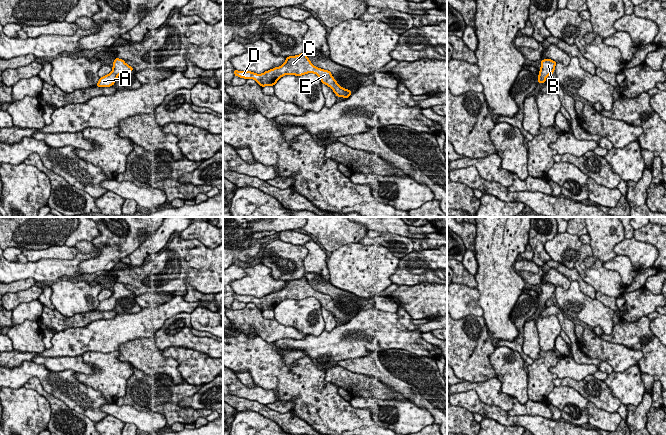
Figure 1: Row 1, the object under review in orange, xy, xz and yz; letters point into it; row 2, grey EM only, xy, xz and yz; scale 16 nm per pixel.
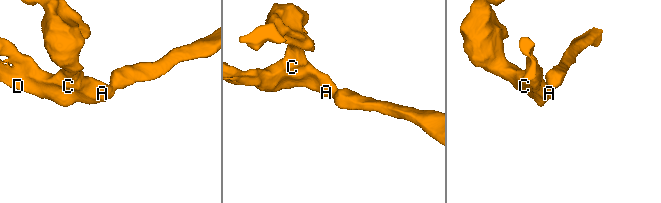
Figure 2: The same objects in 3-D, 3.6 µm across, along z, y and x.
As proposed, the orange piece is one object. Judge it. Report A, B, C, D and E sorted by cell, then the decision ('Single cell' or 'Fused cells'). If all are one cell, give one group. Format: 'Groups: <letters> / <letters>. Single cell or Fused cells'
Groups: A B C D E. Single cell

